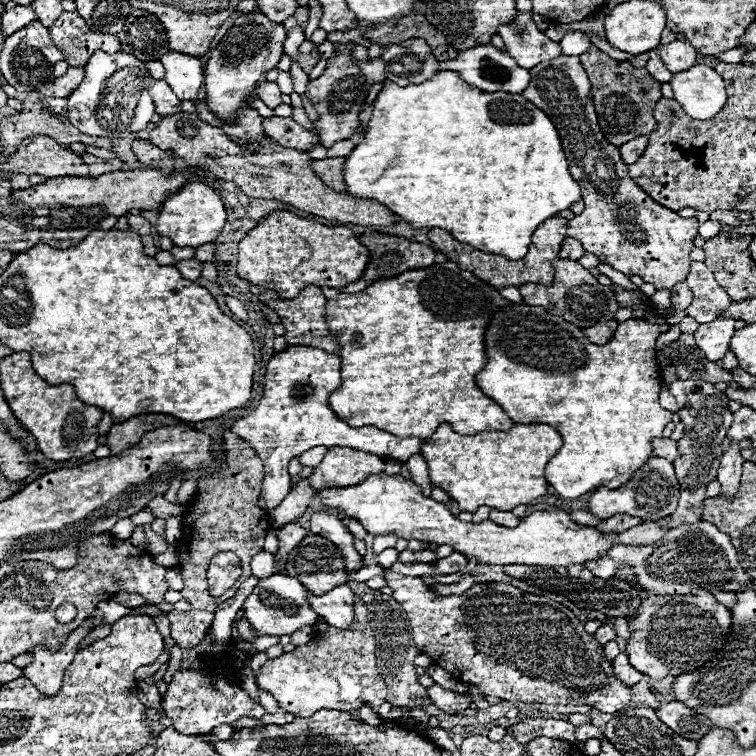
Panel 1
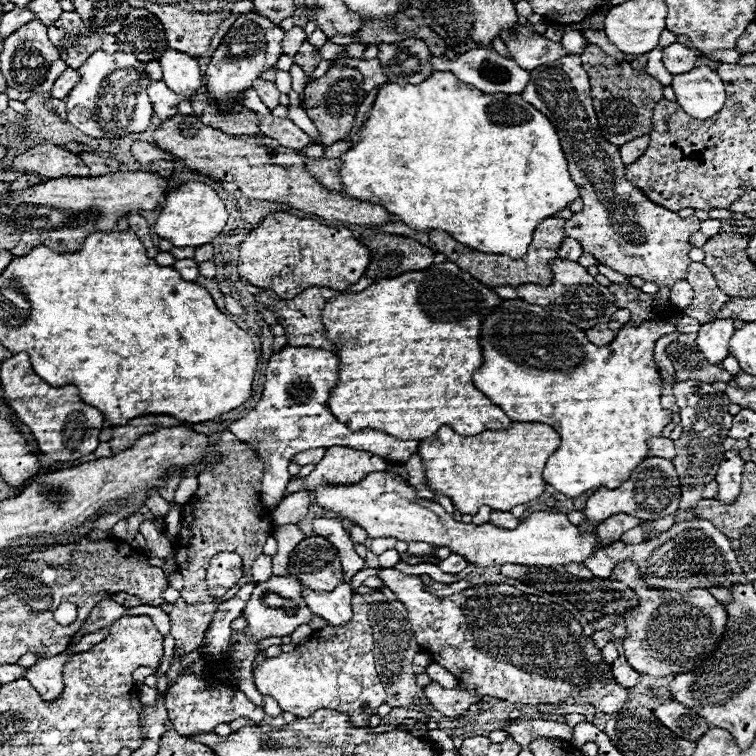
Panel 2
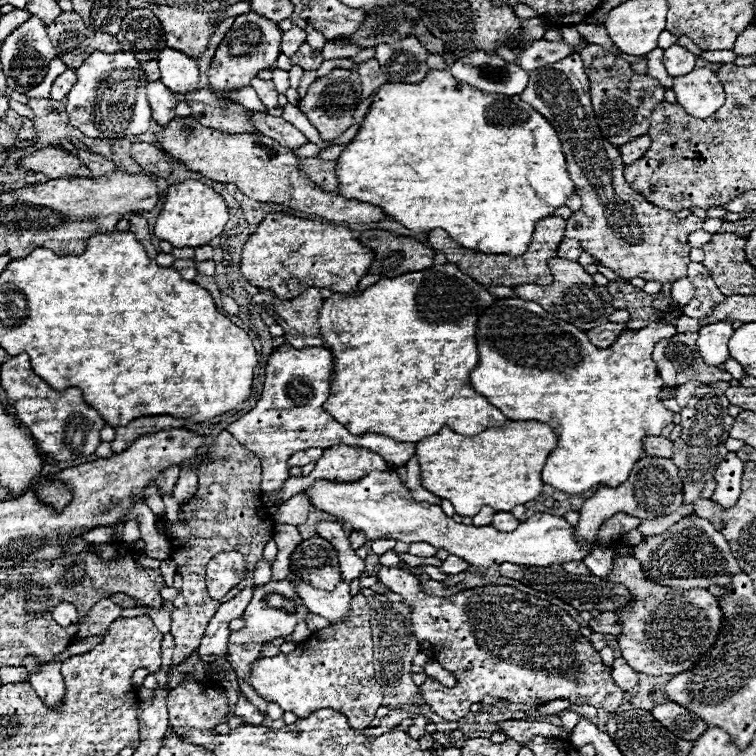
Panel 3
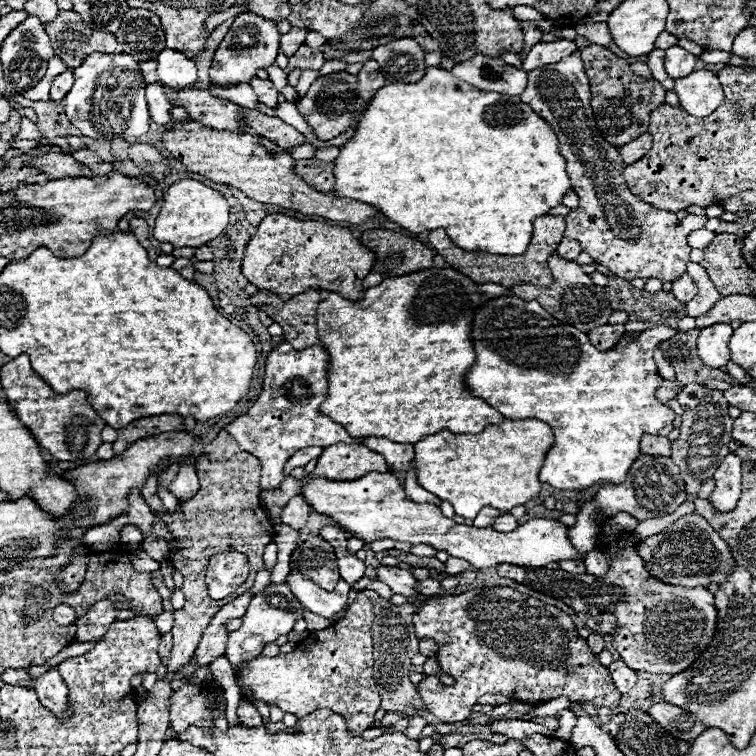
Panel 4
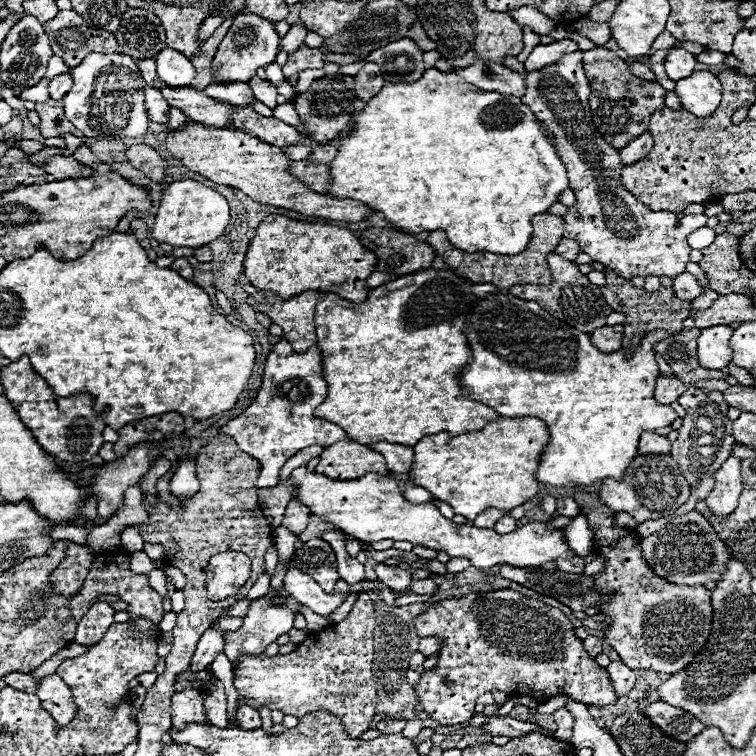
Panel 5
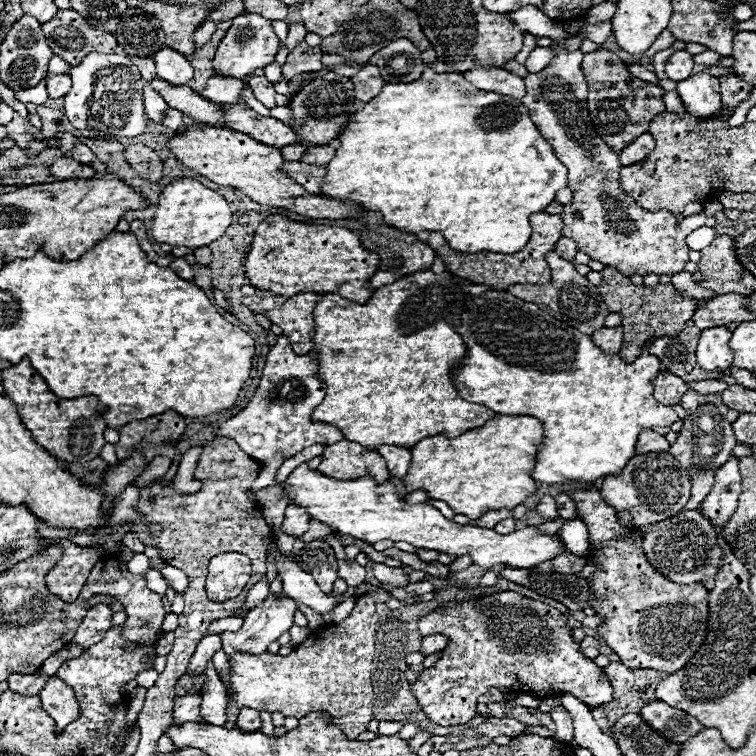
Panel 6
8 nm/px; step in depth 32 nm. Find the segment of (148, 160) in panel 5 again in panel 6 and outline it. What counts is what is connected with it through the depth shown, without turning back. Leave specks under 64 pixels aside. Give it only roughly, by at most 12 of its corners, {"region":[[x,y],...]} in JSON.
{"region":[[144,146],[124,150],[126,162],[146,180],[162,178],[164,162]]}

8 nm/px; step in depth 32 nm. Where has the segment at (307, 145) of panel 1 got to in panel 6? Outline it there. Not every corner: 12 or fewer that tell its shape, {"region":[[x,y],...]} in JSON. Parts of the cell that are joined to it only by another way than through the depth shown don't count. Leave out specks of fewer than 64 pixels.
{"region":[[226,104],[226,126],[284,148],[296,132],[248,104]]}

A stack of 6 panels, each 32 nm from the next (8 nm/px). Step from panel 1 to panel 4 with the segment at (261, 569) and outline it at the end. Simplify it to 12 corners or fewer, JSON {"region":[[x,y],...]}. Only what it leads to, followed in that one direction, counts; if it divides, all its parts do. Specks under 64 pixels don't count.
{"region":[[264,566],[256,572],[252,594],[270,584],[270,570]]}

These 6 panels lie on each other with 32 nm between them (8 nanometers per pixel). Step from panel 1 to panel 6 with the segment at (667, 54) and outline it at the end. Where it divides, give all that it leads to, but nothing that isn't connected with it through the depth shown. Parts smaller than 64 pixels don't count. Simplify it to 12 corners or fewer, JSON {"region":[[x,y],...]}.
{"region":[[676,50],[666,62],[670,80],[686,80],[694,60],[686,50]]}

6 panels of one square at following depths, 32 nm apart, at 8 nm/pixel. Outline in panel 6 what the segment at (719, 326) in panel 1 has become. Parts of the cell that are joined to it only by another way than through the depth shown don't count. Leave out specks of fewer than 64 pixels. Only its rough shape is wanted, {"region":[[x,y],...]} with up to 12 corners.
{"region":[[702,330],[696,360],[700,368],[730,368],[730,330]]}

